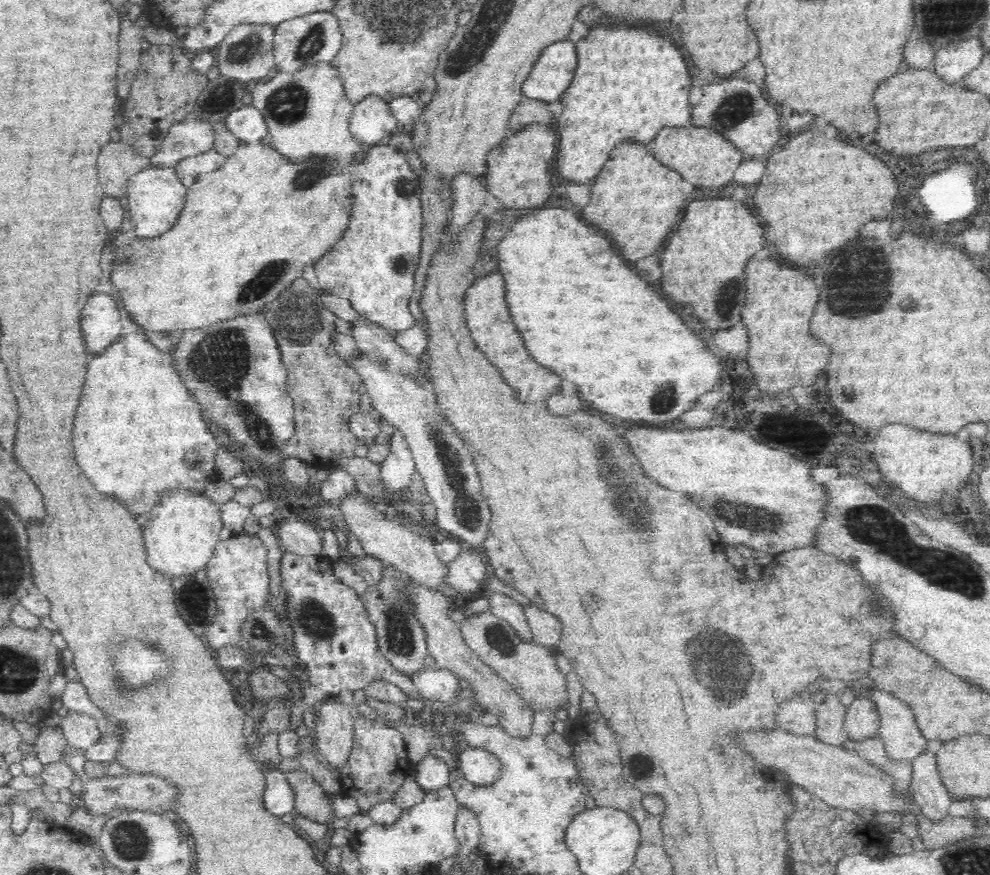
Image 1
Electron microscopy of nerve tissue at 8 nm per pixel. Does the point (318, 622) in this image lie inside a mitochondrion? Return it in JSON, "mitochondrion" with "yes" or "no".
{"mitochondrion":"yes"}

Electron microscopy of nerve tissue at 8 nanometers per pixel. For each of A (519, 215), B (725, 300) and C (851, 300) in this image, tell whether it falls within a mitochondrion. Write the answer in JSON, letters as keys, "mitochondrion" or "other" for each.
{"A":"other","B":"mitochondrion","C":"mitochondrion"}

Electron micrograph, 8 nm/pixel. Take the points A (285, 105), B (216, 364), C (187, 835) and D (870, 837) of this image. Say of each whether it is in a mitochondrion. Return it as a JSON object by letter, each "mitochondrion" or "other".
{"A":"mitochondrion","B":"mitochondrion","C":"other","D":"other"}

